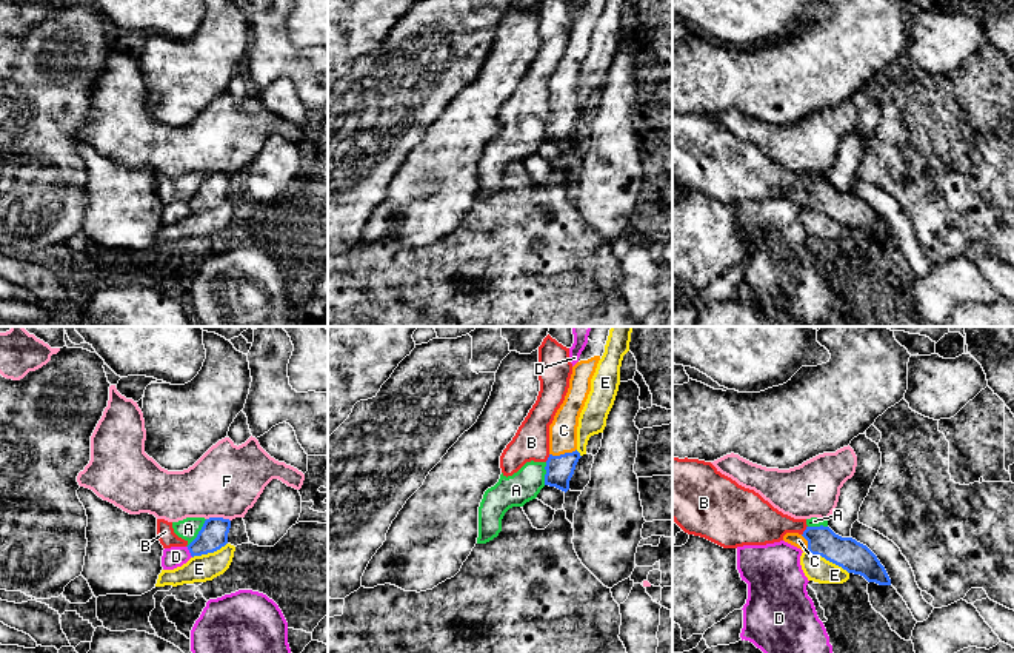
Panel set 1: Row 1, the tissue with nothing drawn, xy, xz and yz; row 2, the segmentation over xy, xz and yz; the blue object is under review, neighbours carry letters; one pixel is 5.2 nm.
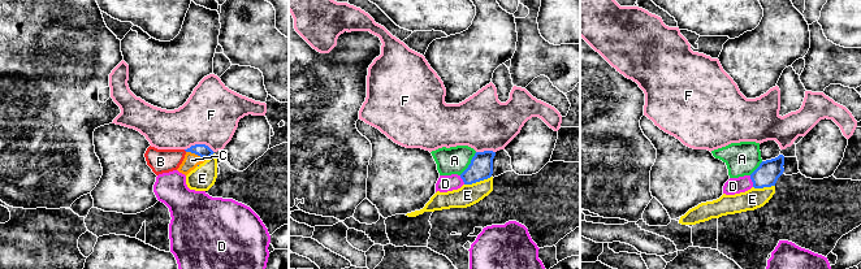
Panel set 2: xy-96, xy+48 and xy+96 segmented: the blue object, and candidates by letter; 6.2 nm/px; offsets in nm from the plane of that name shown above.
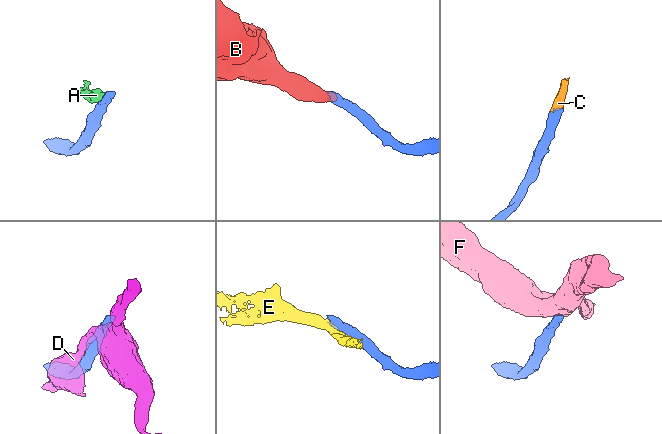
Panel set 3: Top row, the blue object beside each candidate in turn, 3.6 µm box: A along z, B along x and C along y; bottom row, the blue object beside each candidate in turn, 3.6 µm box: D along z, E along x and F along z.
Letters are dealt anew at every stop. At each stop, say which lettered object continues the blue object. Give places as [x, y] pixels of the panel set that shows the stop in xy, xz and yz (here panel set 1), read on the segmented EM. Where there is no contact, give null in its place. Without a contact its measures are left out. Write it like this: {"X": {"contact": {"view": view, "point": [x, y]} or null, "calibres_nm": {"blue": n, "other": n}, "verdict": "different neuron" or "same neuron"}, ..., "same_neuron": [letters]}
{"A": {"contact": {"view": "xy", "point": [199, 533]}, "calibres_nm": {"blue": 150, "other": 120}, "verdict": "different neuron"}, "B": {"contact": {"view": "yz", "point": [805, 530]}, "calibres_nm": {"blue": 160, "other": 220}, "verdict": "different neuron"}, "C": {"contact": {"view": "xz", "point": [562, 455]}, "calibres_nm": {"blue": 140, "other": 140}, "verdict": "same neuron"}, "D": {"contact": {"view": "xy", "point": [190, 552]}, "calibres_nm": {"blue": 150, "other": 110}, "verdict": "different neuron"}, "E": {"contact": {"view": "yz", "point": [828, 559]}, "calibres_nm": {"blue": 160, "other": 140}, "verdict": "different neuron"}, "F": {"contact": {"view": "xy", "point": [219, 518]}, "calibres_nm": {"blue": 150, "other": 380}, "verdict": "different neuron"}, "same_neuron": ["C"]}

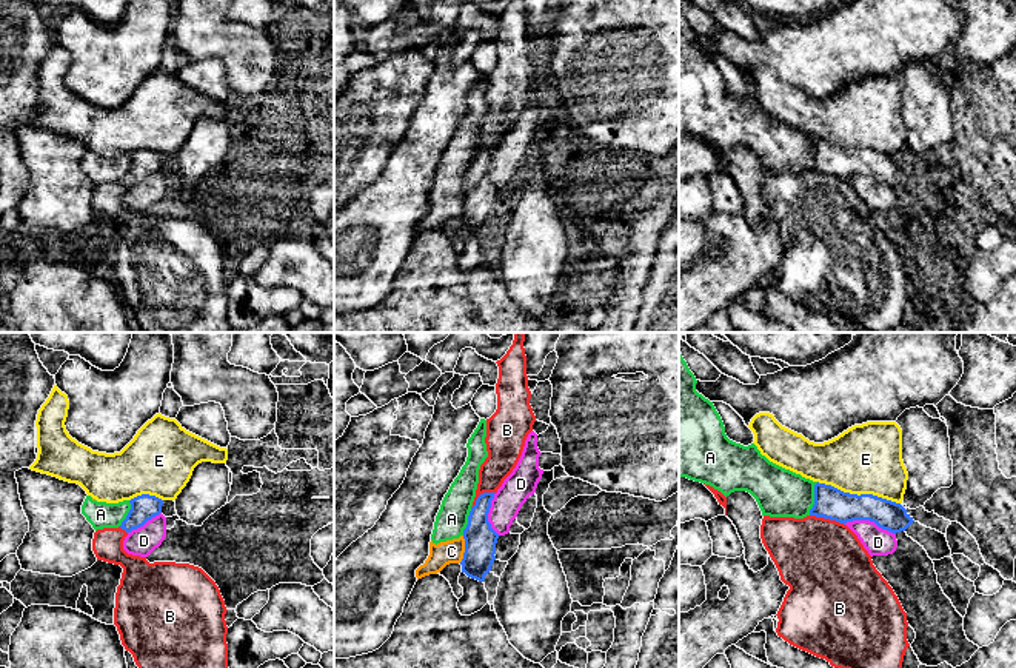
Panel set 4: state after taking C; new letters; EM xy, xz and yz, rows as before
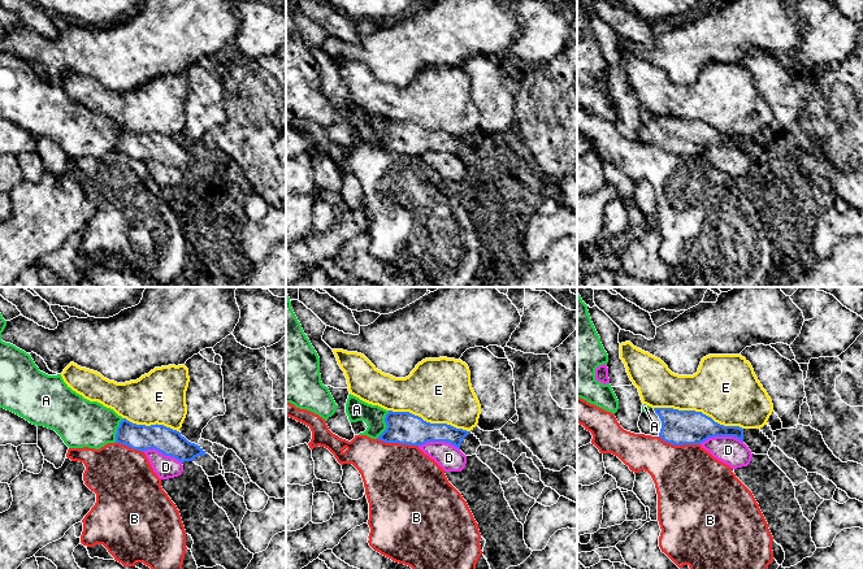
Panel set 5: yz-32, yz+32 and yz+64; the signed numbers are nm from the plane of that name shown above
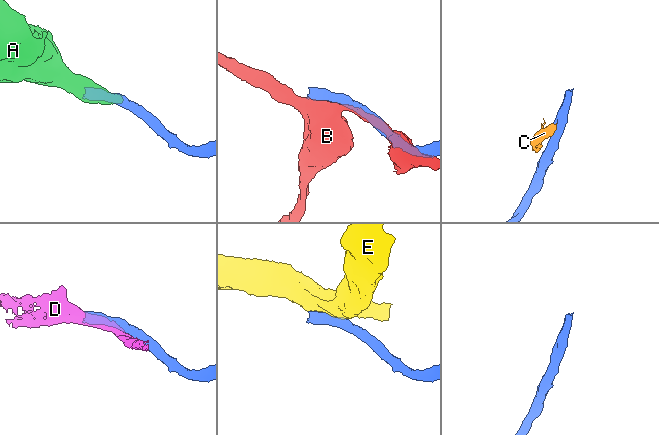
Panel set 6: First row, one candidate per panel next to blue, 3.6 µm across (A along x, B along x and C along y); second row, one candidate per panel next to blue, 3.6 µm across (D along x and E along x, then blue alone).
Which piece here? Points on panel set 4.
{"A": {"contact": {"view": "yz", "point": [815, 499]}, "calibres_nm": {"blue": 160, "other": 260}, "verdict": "different neuron"}, "B": {"contact": {"view": "yz", "point": [827, 517]}, "calibres_nm": {"blue": 160, "other": 440}, "verdict": "different neuron"}, "C": {"contact": {"view": "xz", "point": [465, 550]}, "calibres_nm": {"blue": 170, "other": 130}, "verdict": "different neuron"}, "D": {"contact": {"view": "yz", "point": [870, 521]}, "calibres_nm": {"blue": 160, "other": 140}, "verdict": "different neuron"}, "E": {"contact": {"view": "yz", "point": [861, 494]}, "calibres_nm": {"blue": 160, "other": 360}, "verdict": "different neuron"}, "same_neuron": []}

